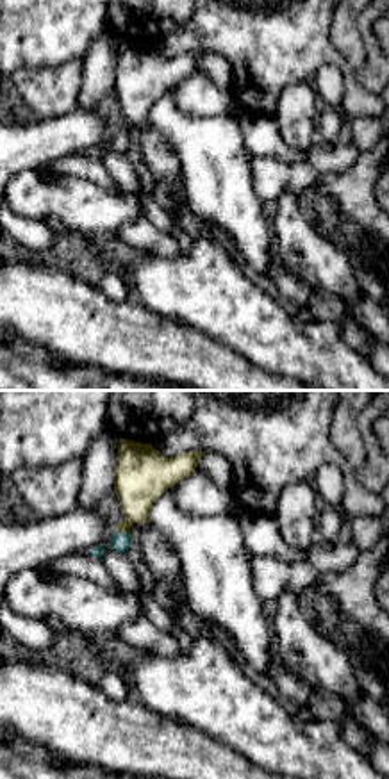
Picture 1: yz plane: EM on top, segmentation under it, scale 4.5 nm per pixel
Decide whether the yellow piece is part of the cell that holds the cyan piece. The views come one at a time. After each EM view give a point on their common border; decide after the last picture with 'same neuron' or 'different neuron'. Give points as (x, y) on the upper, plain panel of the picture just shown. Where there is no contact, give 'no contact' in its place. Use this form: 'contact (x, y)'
contact (122, 132)

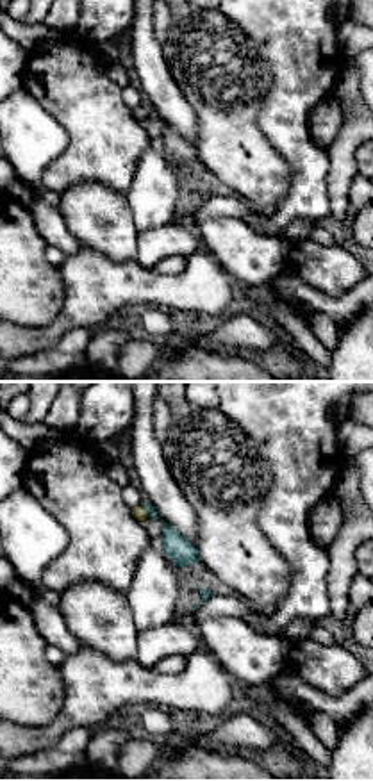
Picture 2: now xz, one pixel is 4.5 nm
contact (145, 111)

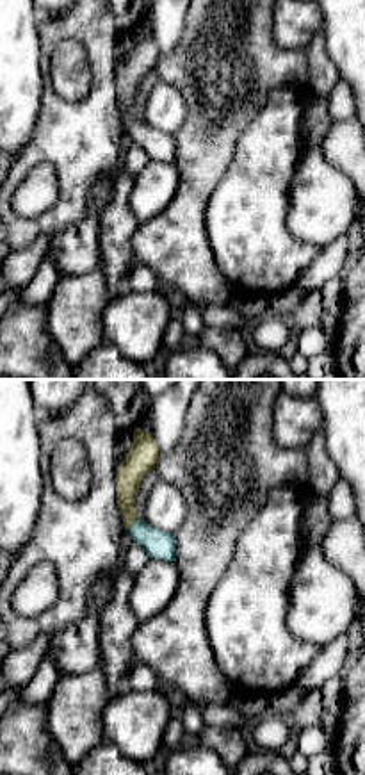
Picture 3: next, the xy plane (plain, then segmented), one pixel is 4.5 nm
contact (132, 125)

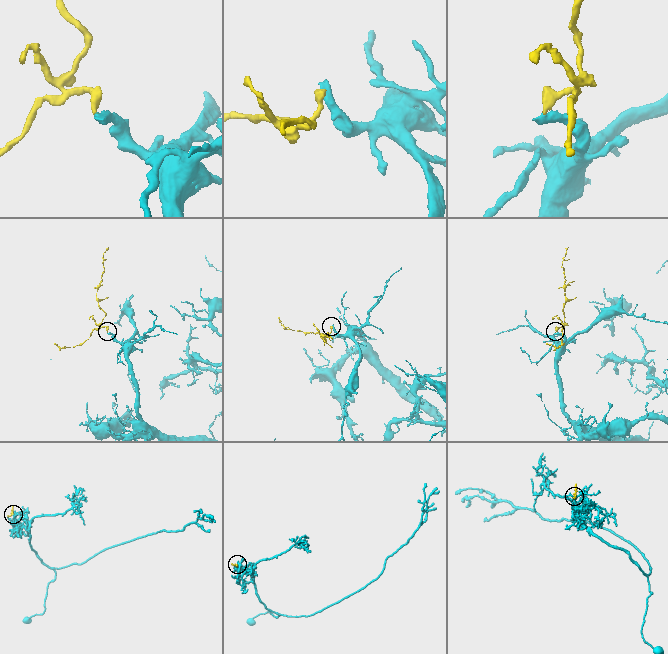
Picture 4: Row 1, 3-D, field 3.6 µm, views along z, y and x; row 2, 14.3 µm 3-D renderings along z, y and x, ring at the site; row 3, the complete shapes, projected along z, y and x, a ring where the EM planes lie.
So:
same neuron

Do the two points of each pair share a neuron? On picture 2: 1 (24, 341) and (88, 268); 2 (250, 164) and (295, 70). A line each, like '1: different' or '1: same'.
1: same
2: different

